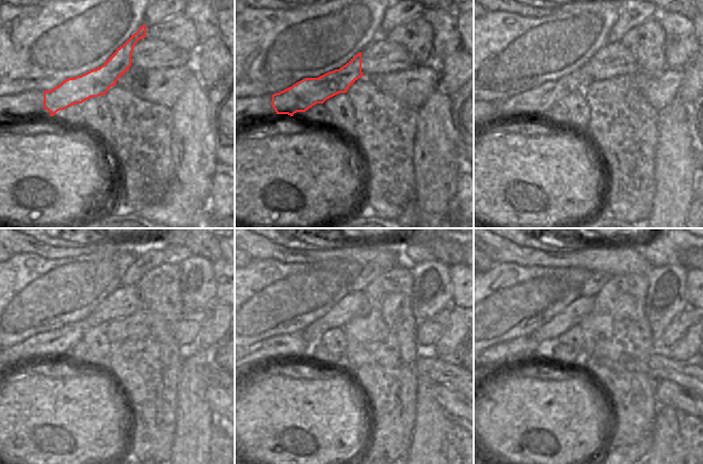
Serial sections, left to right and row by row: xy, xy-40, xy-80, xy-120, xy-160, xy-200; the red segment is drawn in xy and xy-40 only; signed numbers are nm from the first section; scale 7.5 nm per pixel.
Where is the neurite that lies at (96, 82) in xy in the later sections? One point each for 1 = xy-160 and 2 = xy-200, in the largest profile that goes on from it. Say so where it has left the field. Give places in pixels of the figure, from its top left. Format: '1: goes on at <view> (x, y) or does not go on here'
1: goes on at xy-160 (293, 345)
2: goes on at xy-200 (523, 347)

